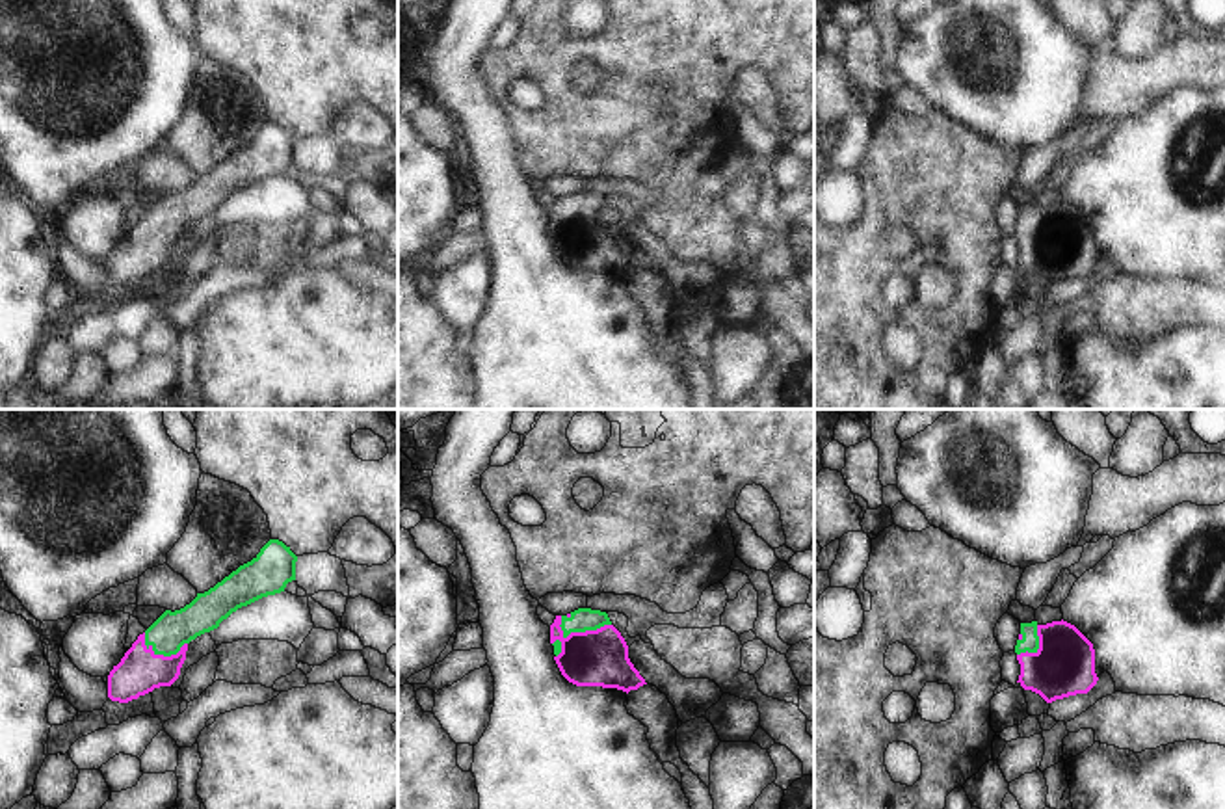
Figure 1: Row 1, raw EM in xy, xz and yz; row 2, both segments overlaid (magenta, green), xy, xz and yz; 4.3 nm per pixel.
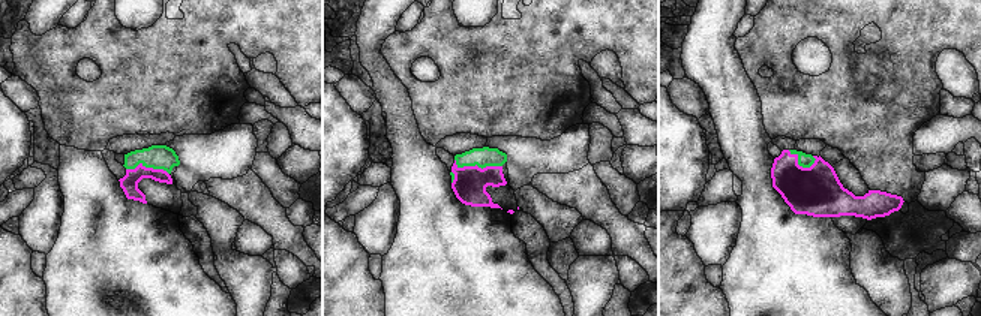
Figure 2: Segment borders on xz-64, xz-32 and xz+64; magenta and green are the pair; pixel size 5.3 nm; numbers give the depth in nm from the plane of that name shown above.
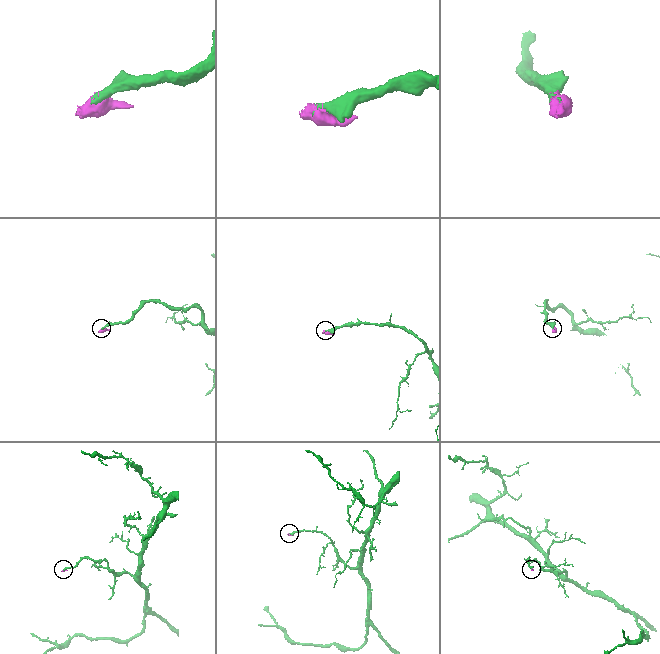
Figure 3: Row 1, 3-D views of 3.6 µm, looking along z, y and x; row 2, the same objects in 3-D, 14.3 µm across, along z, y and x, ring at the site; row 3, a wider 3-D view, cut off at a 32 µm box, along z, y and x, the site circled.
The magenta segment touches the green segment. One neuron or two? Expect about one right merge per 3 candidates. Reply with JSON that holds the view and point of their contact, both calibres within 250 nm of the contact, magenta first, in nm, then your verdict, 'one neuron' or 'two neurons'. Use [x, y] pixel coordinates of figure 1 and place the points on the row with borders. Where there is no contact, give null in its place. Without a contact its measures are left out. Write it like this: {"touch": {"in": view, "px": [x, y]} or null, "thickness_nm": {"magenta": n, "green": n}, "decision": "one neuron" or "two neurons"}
{"touch": {"in": "xz", "px": [582, 633]}, "thickness_nm": {"magenta": 240, "green": 100}, "decision": "one neuron"}

